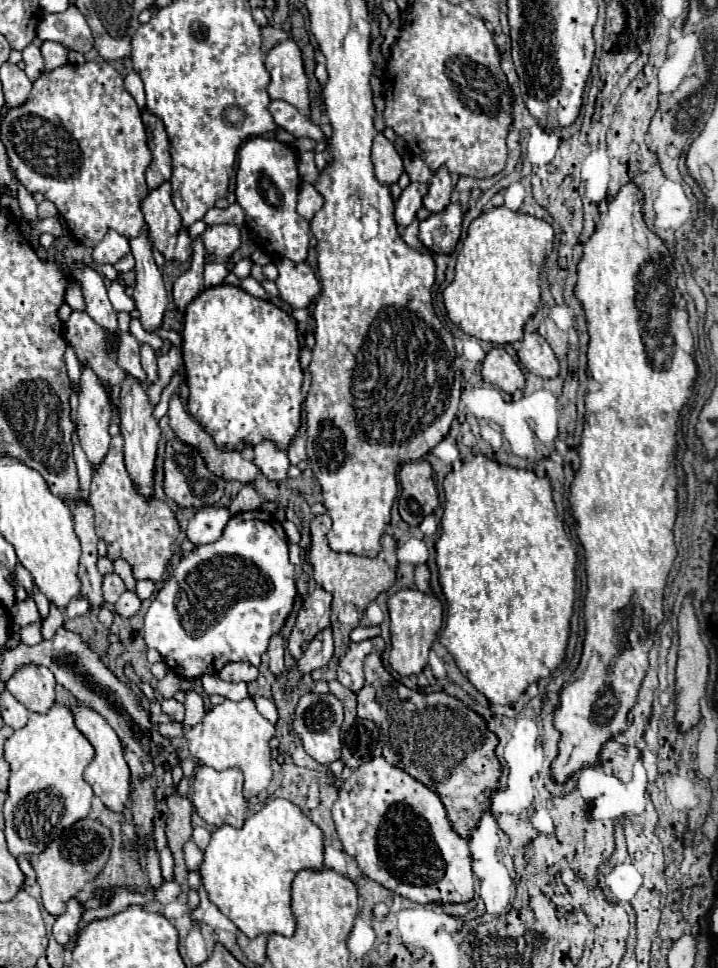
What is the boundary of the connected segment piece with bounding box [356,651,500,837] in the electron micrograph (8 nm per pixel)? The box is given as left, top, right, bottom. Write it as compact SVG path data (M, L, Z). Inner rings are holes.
M378 651L364 659L364 673L366 683L356 693L358 717L372 719L378 725L386 761L434 789L448 811L454 831L468 837L480 817L488 811L490 797L500 779L500 763L494 755L498 745L496 735L486 727L480 715L470 711L456 697L442 691L412 691L394 681L394 677L384 669Z

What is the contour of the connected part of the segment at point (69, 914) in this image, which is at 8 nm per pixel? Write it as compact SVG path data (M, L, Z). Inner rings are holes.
M76 901L67 903L66 913L56 919L52 929L52 934L58 943L67 944L76 935L78 923L84 911L81 903Z

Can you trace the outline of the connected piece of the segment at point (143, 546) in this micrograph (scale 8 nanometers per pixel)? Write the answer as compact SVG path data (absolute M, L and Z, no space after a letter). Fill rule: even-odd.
M122 435L112 437L106 457L92 473L90 503L94 507L96 535L102 541L106 541L106 547L108 547L106 557L110 561L124 559L130 563L136 581L150 579L158 583L164 579L166 567L174 555L176 539L180 535L180 523L166 501L160 501L154 495L142 497L138 493L136 485L132 483L124 467L122 445L124 445Z

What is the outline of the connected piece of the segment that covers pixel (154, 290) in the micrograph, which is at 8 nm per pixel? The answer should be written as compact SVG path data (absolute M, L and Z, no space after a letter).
M142 229L140 237L130 239L132 255L136 259L136 283L132 299L136 303L136 311L140 313L140 323L144 331L154 333L162 327L164 311L168 305L162 271L156 267L152 257L152 243L148 239L146 229Z

